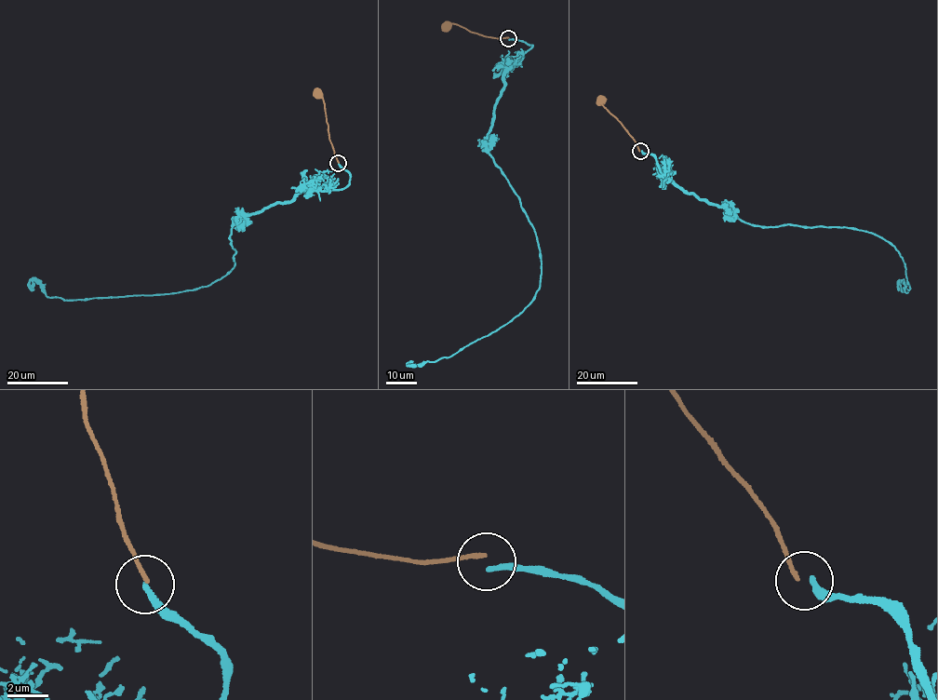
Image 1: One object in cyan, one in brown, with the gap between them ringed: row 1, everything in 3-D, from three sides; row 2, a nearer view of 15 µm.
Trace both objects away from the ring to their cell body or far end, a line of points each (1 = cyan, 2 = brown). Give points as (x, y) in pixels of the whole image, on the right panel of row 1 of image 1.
1: (641, 151), (682, 190), (752, 224), (876, 234), (903, 259), (910, 289), (899, 282), (904, 292)
2: (640, 151), (627, 130), (602, 100)

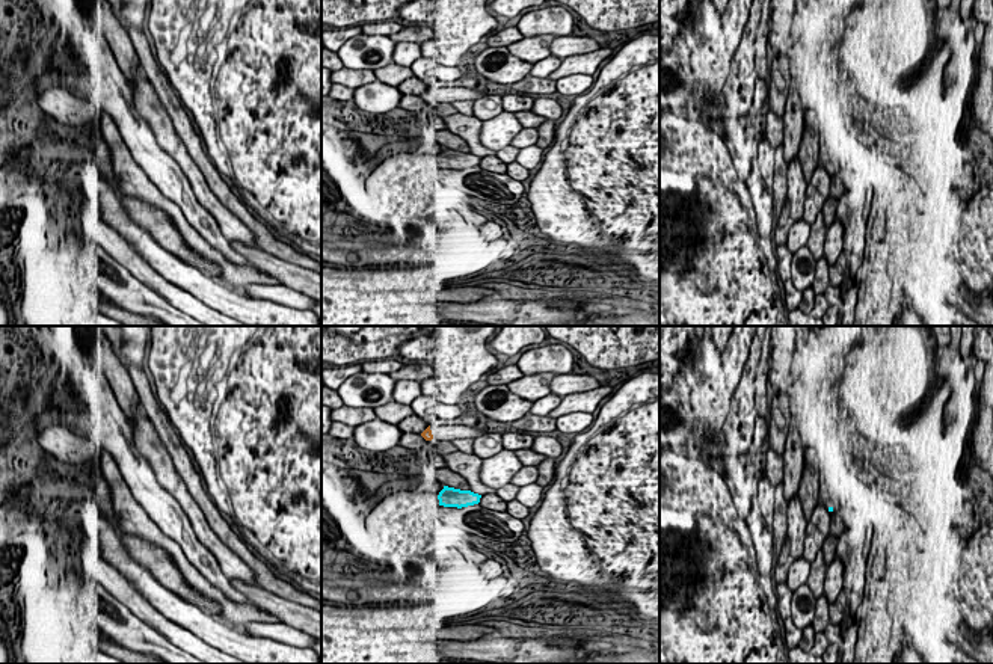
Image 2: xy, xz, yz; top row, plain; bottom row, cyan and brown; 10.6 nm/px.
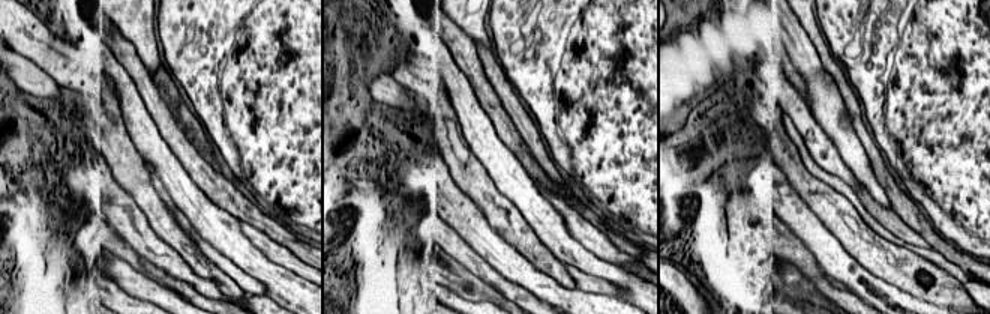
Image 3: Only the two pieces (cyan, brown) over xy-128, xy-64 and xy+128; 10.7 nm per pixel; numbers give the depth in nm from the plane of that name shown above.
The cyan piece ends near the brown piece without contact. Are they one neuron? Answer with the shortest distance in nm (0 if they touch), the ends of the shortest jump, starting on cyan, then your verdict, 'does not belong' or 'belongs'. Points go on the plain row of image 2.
500 nm | xz (444, 148), (430, 101) | does not belong

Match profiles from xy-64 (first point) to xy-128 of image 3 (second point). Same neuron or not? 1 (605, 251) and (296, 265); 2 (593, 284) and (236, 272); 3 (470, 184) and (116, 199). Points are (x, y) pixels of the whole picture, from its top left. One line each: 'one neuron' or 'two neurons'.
1: one neuron
2: one neuron
3: two neurons

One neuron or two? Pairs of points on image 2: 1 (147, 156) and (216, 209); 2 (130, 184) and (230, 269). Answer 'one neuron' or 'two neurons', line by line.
1: two neurons
2: one neuron

